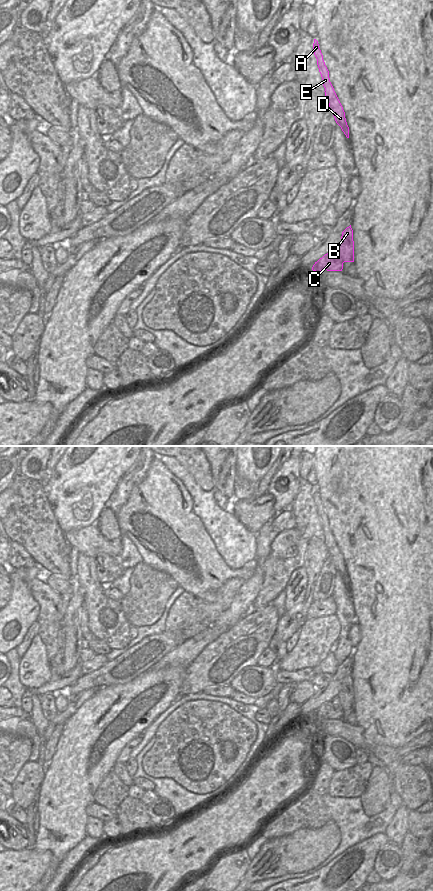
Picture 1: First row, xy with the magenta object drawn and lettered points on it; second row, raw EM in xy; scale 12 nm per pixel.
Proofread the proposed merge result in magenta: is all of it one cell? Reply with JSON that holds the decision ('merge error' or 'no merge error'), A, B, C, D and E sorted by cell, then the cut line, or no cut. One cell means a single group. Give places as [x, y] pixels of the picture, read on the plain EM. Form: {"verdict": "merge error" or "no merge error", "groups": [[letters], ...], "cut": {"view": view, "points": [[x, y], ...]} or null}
{"verdict": "merge error", "groups": [["A", "B", "D", "E"], ["C"]], "cut": {"view": "xy", "points": [[331, 700], [344, 709]]}}

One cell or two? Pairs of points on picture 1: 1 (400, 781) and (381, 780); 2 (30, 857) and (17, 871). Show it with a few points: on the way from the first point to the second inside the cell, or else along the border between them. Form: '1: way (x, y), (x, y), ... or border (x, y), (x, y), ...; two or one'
1: border (388, 774), (392, 789); two
2: way (28, 860), (20, 868); one

